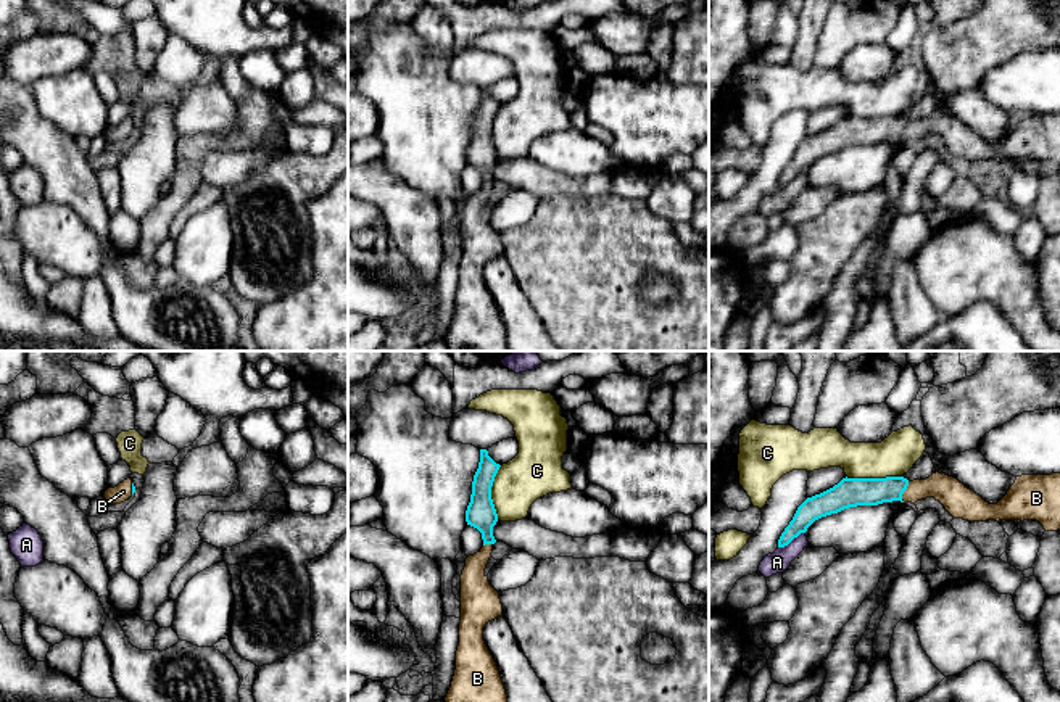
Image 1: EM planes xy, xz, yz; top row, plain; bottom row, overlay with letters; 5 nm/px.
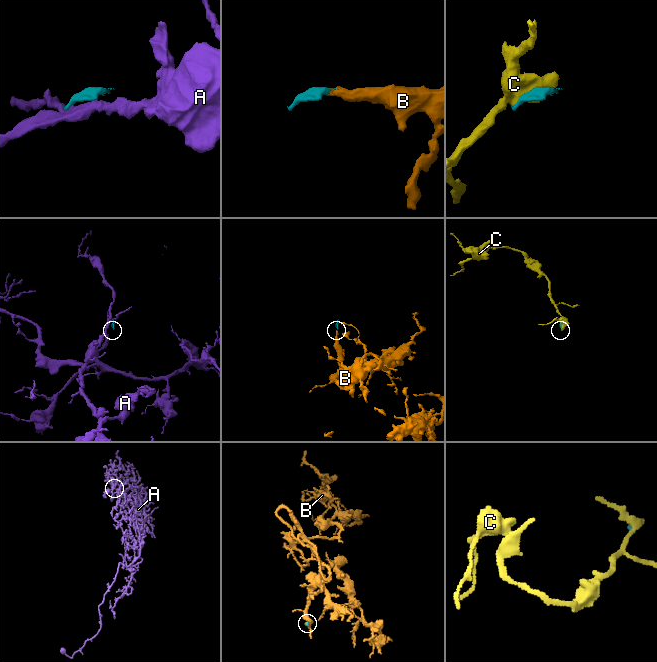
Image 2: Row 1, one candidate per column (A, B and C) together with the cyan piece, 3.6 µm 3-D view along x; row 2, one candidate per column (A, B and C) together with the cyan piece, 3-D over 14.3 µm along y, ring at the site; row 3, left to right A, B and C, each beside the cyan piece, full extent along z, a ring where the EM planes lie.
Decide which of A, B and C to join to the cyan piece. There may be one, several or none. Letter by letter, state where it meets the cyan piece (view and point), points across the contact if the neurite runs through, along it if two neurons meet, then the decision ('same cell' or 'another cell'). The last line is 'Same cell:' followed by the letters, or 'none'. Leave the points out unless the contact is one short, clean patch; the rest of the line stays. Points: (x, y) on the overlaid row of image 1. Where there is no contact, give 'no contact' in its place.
A: yz (791, 540) | along yz (804, 532), (778, 548) | another cell
B: yz (904, 490) | across yz (854, 491), (904, 490), (949, 491) | same cell
C: yz (875, 479) | along yz (846, 475), (902, 477) | another cell
Same cell: B

